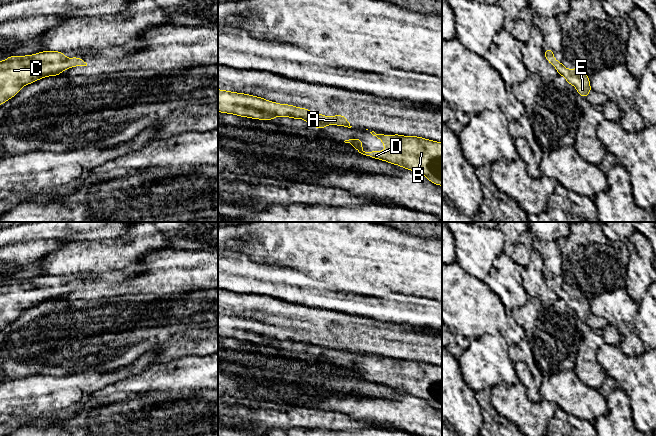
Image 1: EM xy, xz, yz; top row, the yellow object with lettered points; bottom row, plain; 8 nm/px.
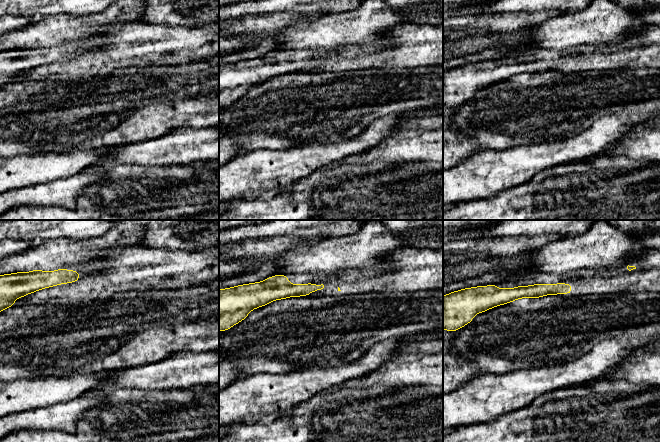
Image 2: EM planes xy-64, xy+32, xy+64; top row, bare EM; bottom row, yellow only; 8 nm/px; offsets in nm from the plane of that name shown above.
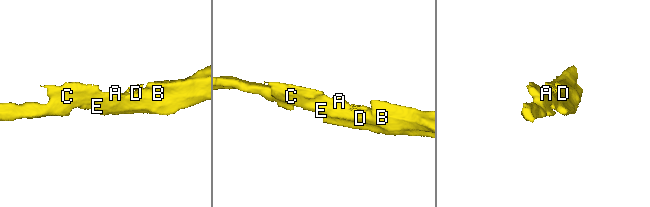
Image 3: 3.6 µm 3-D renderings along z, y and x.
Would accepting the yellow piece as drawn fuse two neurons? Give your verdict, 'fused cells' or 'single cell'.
single cell

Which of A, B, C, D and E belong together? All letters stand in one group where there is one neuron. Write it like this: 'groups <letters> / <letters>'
groups A B C D E

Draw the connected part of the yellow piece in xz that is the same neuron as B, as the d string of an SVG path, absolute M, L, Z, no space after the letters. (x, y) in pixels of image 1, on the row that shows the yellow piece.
M374 131L370 133L383 142L386 151L365 152L360 138L344 142L363 155L418 172L425 175L431 183L442 186L442 142L418 136L376 134Z

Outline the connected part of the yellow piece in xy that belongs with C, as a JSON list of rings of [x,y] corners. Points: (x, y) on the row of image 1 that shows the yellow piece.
[[[59,51],[8,56],[0,61],[0,105],[17,95],[22,87],[77,66],[87,66],[87,63],[83,58],[66,58],[64,52]]]

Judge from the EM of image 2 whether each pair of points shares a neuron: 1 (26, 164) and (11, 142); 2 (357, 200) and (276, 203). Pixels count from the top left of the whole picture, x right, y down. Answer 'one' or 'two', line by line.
1: two
2: one

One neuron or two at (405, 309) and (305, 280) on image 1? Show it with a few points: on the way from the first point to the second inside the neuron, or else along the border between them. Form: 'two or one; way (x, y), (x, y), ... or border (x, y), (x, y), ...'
one; way (380, 309), (347, 301), (330, 300)

